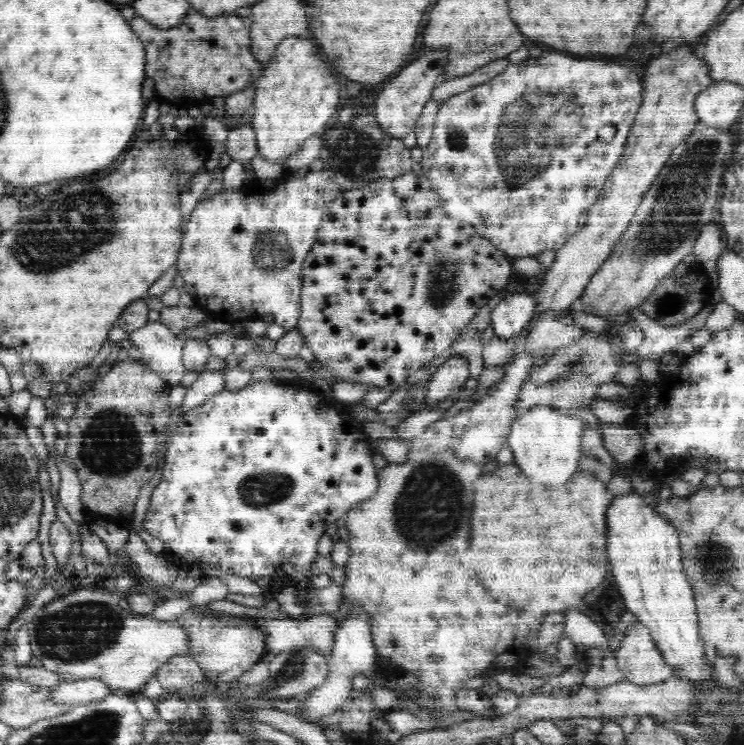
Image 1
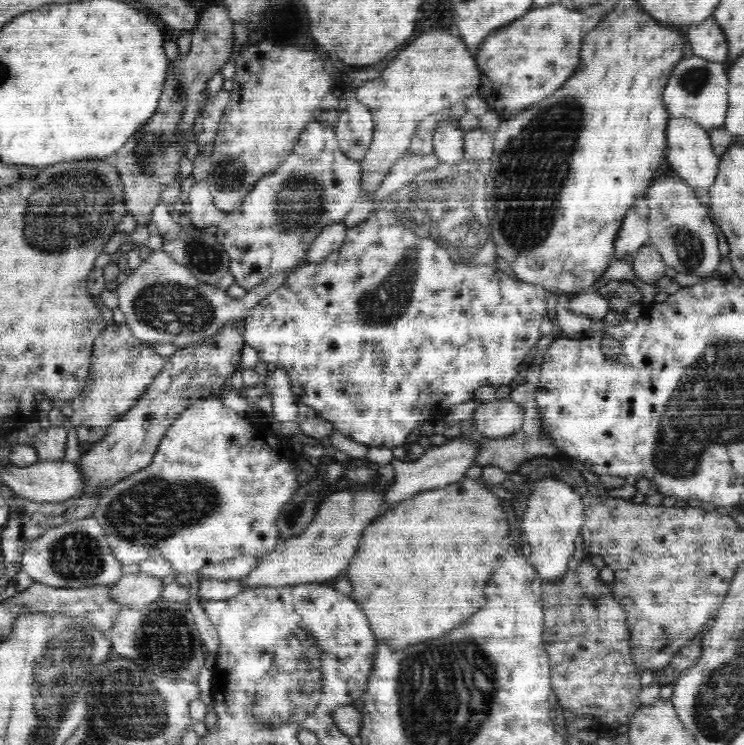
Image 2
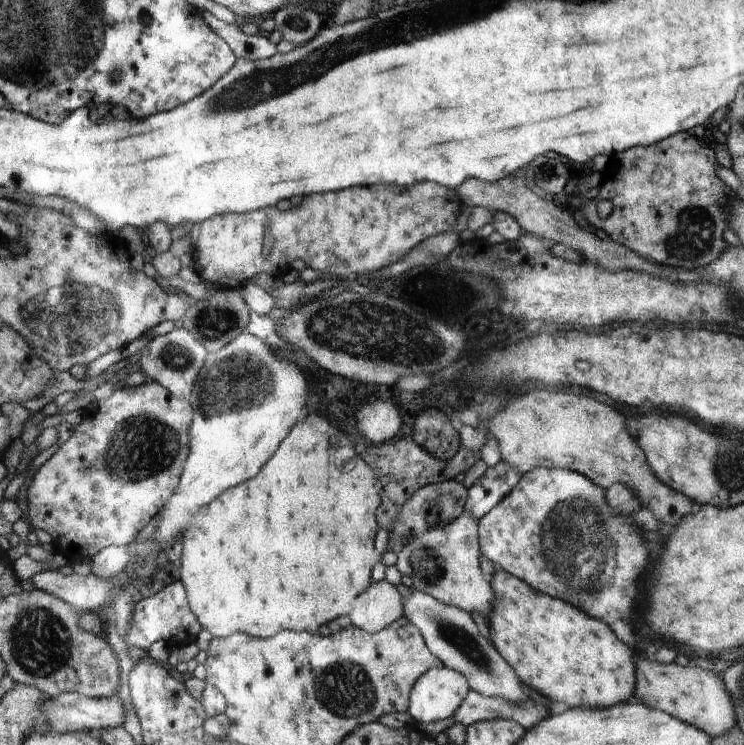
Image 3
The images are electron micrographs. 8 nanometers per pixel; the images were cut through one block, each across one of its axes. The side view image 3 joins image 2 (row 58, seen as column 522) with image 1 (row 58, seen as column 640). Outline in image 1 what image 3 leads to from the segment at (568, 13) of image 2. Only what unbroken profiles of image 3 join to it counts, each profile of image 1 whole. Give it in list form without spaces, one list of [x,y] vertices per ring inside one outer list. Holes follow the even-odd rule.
[[[560,52],[542,56],[542,58],[530,58],[526,62],[520,61],[520,64],[509,64],[506,70],[496,75],[494,79],[455,93],[442,102],[438,108],[438,114],[435,114],[431,142],[423,150],[421,160],[423,174],[432,181],[433,187],[438,191],[446,214],[471,224],[477,233],[482,235],[482,238],[493,242],[494,246],[506,253],[509,259],[535,257],[547,250],[560,250],[567,239],[578,230],[580,215],[588,211],[598,195],[602,194],[606,180],[610,178],[619,156],[624,152],[635,114],[638,114],[638,108],[642,104],[642,94],[643,86],[640,84],[640,78],[634,72],[628,72],[628,68],[622,64],[606,64],[600,60],[574,60]],[[604,126],[616,128],[610,142],[604,142],[598,136],[600,128]]]

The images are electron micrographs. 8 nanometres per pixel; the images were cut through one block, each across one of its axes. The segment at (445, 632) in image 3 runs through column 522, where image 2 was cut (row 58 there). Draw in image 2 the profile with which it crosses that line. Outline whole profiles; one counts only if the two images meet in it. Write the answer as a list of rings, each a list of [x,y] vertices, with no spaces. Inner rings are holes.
[[[694,55],[690,58],[682,58],[674,68],[666,92],[664,92],[664,104],[674,118],[689,118],[705,127],[722,128],[725,126],[725,118],[728,112],[728,68],[723,63],[710,62],[705,58]]]

